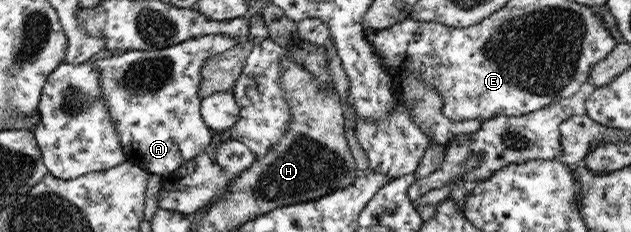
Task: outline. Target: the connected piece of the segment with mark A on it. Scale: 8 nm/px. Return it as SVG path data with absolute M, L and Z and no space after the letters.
M205 35L177 45L147 51L113 53L96 60L101 95L108 103L123 144L126 161L165 176L203 152L211 141L200 107L199 85L206 59L233 49L240 41L225 35Z

